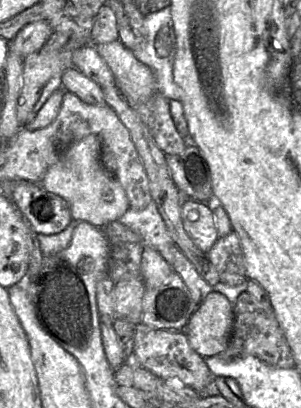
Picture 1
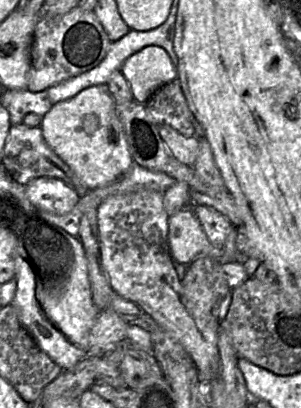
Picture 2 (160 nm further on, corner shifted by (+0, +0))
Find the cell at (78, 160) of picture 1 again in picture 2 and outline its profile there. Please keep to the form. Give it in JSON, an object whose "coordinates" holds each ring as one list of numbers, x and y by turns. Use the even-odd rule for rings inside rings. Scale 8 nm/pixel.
{"coordinates":[[106,84,91,86,54,104,43,117,41,129,50,148,90,189,106,186,119,179,133,161,117,114,116,100]]}

